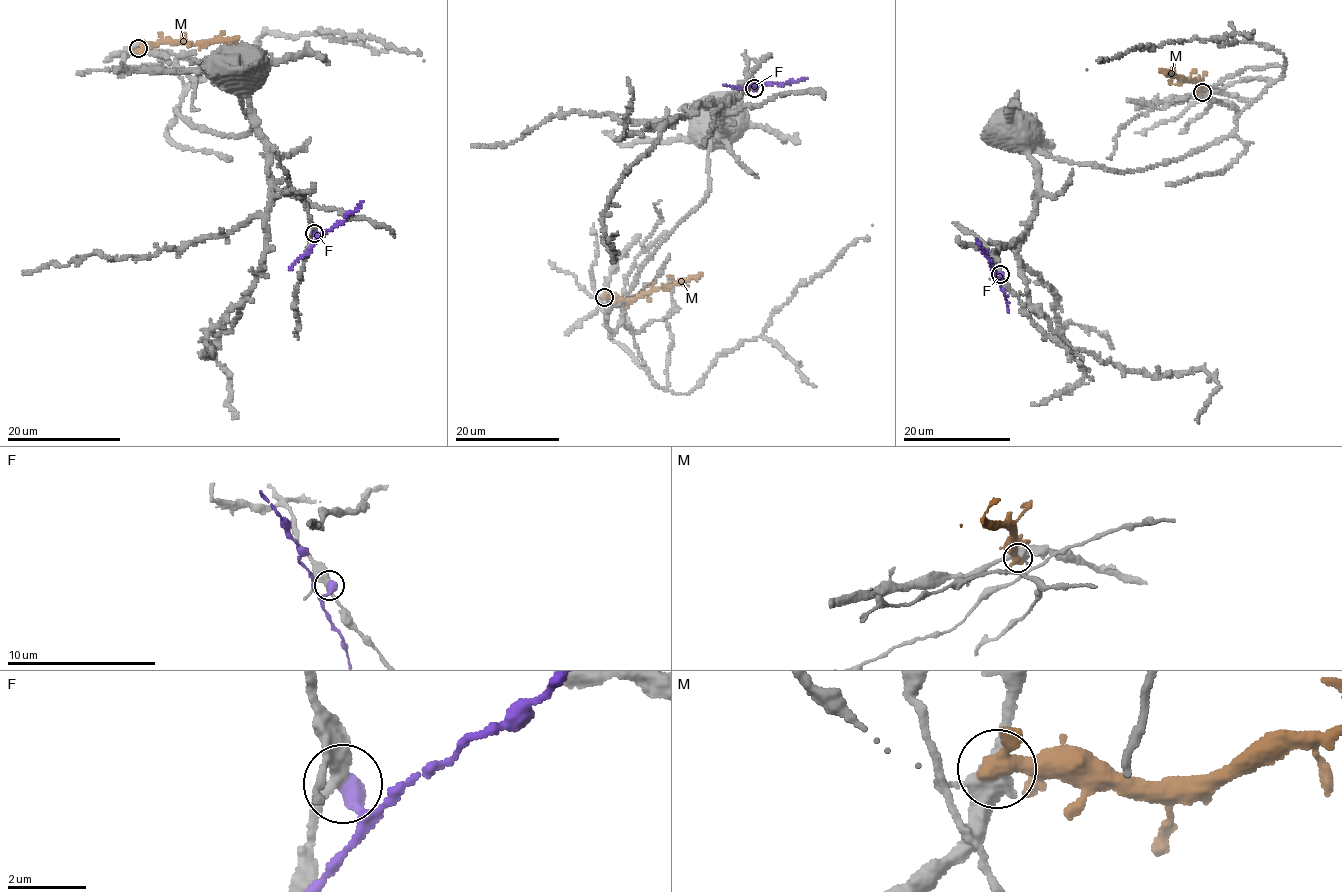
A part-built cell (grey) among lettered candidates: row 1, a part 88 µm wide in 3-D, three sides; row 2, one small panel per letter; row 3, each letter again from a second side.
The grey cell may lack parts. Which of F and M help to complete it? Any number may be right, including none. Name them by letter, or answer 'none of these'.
none of these

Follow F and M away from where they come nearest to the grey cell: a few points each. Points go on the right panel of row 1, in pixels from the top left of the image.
F: (1001, 273), (996, 277), (975, 240)
M: (1201, 91), (1195, 78), (1185, 80), (1159, 69)

